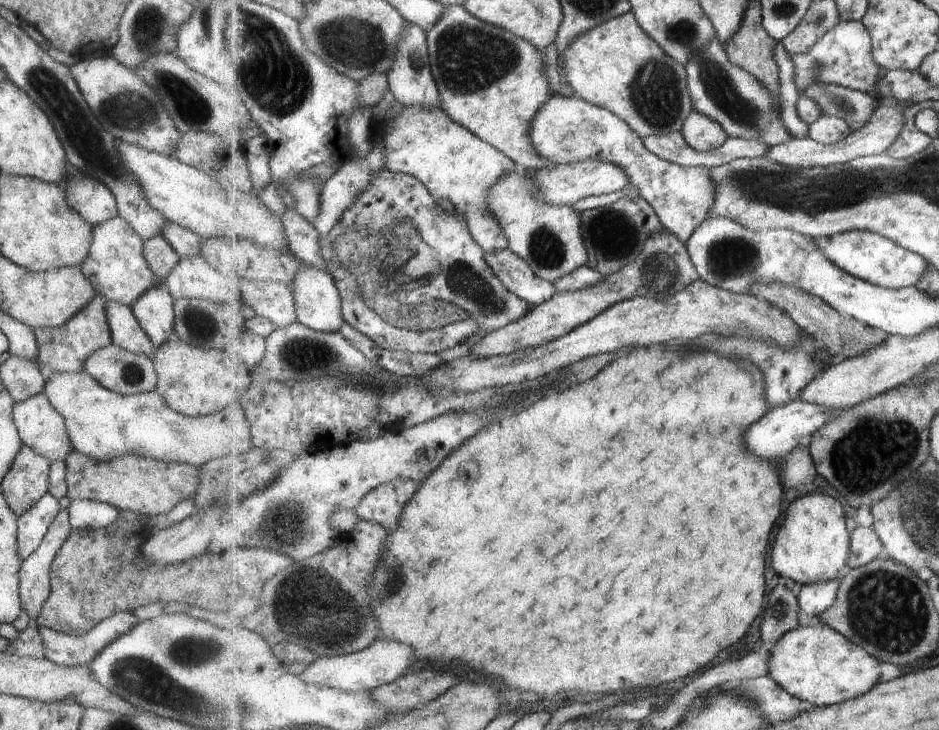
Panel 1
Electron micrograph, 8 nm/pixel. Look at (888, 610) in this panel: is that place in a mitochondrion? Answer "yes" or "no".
yes

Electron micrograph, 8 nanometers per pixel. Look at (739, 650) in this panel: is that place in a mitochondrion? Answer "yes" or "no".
no

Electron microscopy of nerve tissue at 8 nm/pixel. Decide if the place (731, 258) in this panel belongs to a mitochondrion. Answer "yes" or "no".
yes

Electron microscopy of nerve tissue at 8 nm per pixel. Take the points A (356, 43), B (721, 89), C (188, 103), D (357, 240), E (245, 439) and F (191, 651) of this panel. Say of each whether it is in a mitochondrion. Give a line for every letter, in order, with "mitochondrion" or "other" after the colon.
A: mitochondrion
B: mitochondrion
C: mitochondrion
D: mitochondrion
E: other
F: mitochondrion

